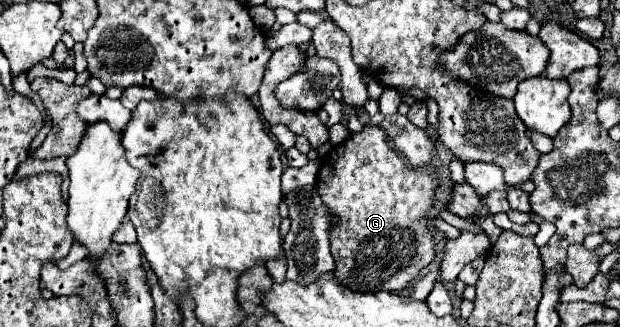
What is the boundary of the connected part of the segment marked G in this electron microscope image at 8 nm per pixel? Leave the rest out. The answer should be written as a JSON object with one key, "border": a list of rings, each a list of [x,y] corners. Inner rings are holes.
{"border":[[[380,126],[350,134],[320,160],[318,194],[338,222],[330,230],[336,282],[354,292],[400,292],[408,288],[434,258],[434,234],[426,214],[440,190],[434,166],[414,168],[388,142]]]}

